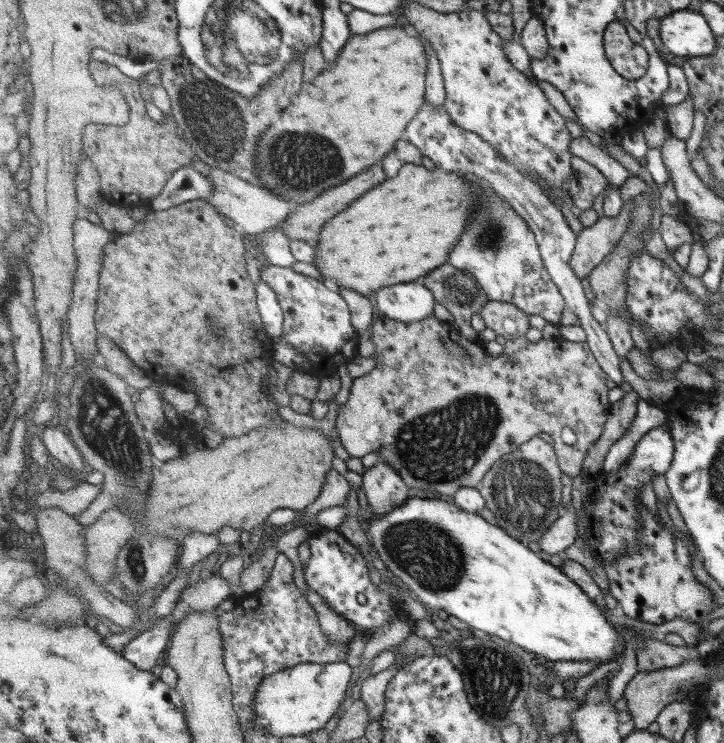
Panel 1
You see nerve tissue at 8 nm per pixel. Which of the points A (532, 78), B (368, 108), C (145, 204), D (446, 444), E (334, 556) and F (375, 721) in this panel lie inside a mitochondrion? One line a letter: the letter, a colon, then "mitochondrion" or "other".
A: other
B: other
C: other
D: mitochondrion
E: other
F: other

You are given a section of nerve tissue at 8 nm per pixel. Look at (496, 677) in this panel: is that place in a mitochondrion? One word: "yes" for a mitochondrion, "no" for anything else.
yes

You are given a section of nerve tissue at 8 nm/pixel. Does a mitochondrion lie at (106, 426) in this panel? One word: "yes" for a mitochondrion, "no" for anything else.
yes

